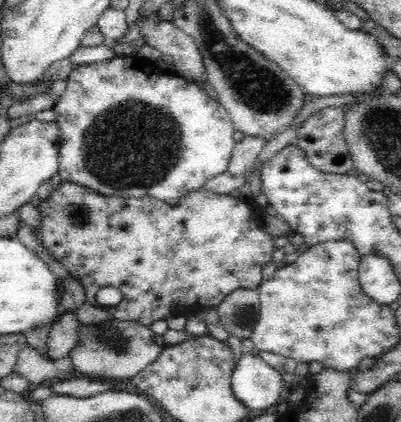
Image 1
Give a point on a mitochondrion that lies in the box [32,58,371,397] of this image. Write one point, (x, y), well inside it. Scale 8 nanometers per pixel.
(134, 145)

